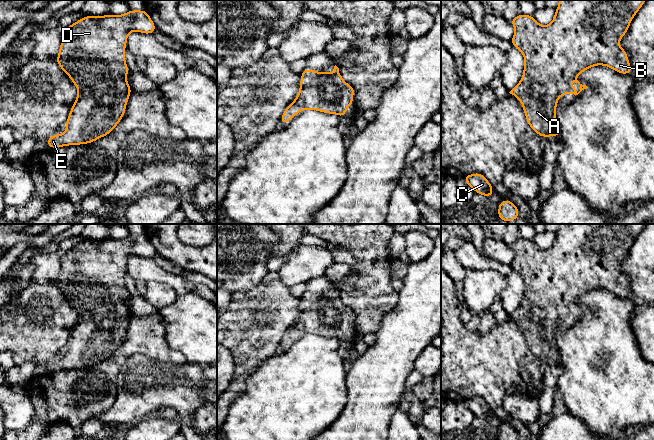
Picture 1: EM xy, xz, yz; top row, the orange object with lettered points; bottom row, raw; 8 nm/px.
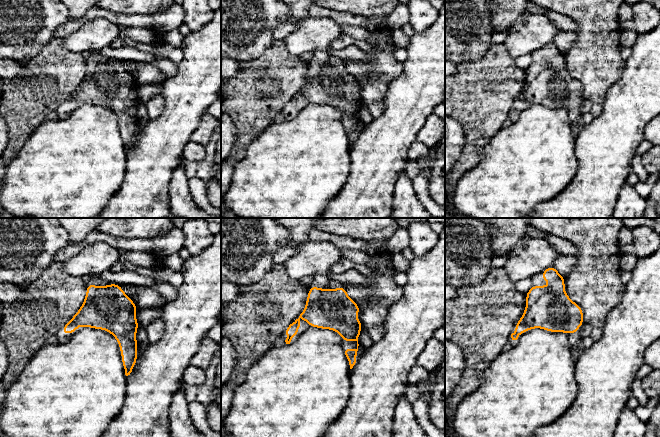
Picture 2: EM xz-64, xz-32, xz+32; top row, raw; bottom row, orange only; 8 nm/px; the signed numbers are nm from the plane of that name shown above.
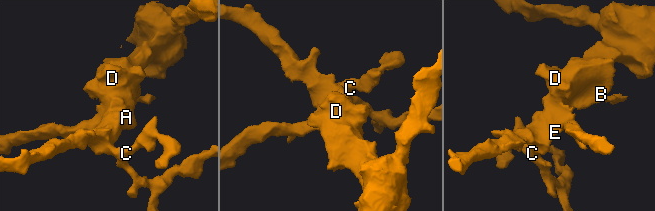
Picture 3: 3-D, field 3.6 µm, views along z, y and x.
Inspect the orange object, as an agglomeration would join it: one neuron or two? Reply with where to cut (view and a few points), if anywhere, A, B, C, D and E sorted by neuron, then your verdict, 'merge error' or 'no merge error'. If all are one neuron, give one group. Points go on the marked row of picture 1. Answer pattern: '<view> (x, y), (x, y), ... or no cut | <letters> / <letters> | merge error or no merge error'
no cut | A B C D E | no merge error

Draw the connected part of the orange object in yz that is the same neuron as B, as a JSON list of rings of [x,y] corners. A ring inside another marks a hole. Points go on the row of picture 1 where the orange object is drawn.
[[[559,0],[549,25],[540,25],[532,15],[519,14],[509,22],[515,27],[510,40],[523,54],[525,65],[520,82],[509,92],[523,106],[528,125],[541,137],[561,136],[555,110],[557,99],[564,94],[578,95],[586,89],[576,77],[587,69],[604,65],[620,74],[631,74],[627,51],[619,46],[632,18],[646,0]],[[573,80],[580,85],[577,92],[566,83]]]

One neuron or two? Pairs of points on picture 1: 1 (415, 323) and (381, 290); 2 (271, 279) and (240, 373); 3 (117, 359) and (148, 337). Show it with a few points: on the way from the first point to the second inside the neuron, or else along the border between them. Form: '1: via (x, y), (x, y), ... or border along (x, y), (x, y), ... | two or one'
1: border along (398, 292), (398, 301), (383, 316), (381, 322) | two
2: via (272, 302), (272, 319), (251, 340), (249, 350) | one
3: via (125, 351), (140, 338) | one

